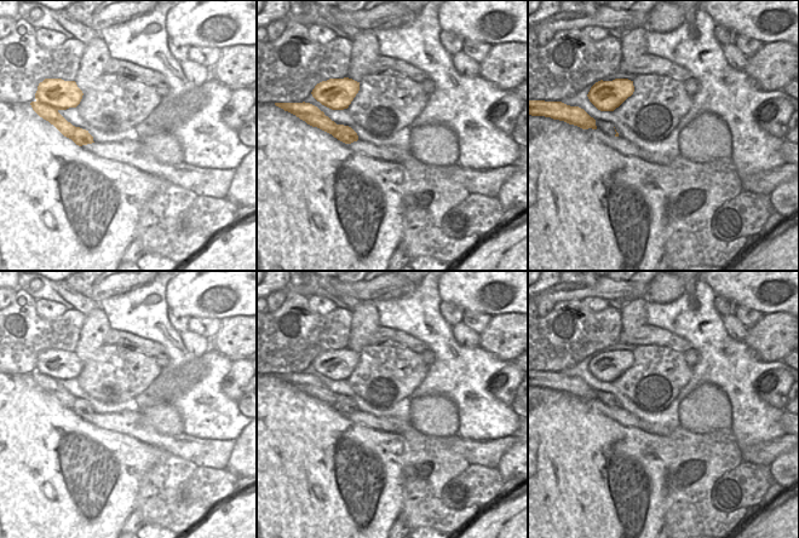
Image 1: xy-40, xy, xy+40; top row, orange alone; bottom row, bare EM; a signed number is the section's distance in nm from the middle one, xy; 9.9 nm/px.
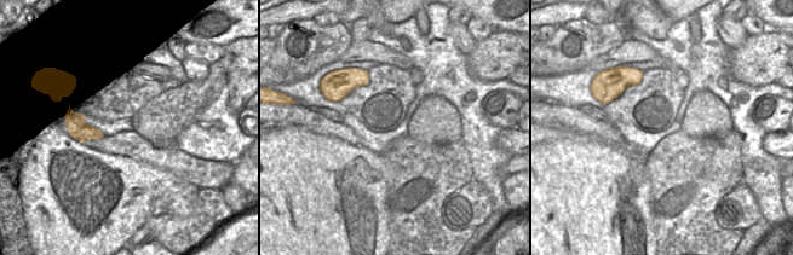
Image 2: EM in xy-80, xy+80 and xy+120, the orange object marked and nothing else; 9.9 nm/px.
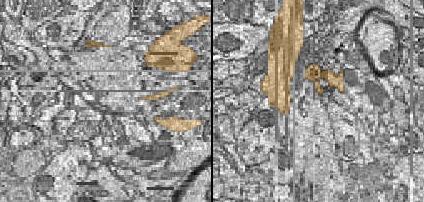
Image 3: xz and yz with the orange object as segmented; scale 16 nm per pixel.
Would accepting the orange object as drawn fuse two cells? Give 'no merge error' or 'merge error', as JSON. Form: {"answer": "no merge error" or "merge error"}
{"answer": "no merge error"}

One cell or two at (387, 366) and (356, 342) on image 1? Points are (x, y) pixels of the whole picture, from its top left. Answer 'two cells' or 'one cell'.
two cells

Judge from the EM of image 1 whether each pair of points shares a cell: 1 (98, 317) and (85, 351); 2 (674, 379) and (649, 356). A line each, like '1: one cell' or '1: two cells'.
1: one cell
2: one cell

